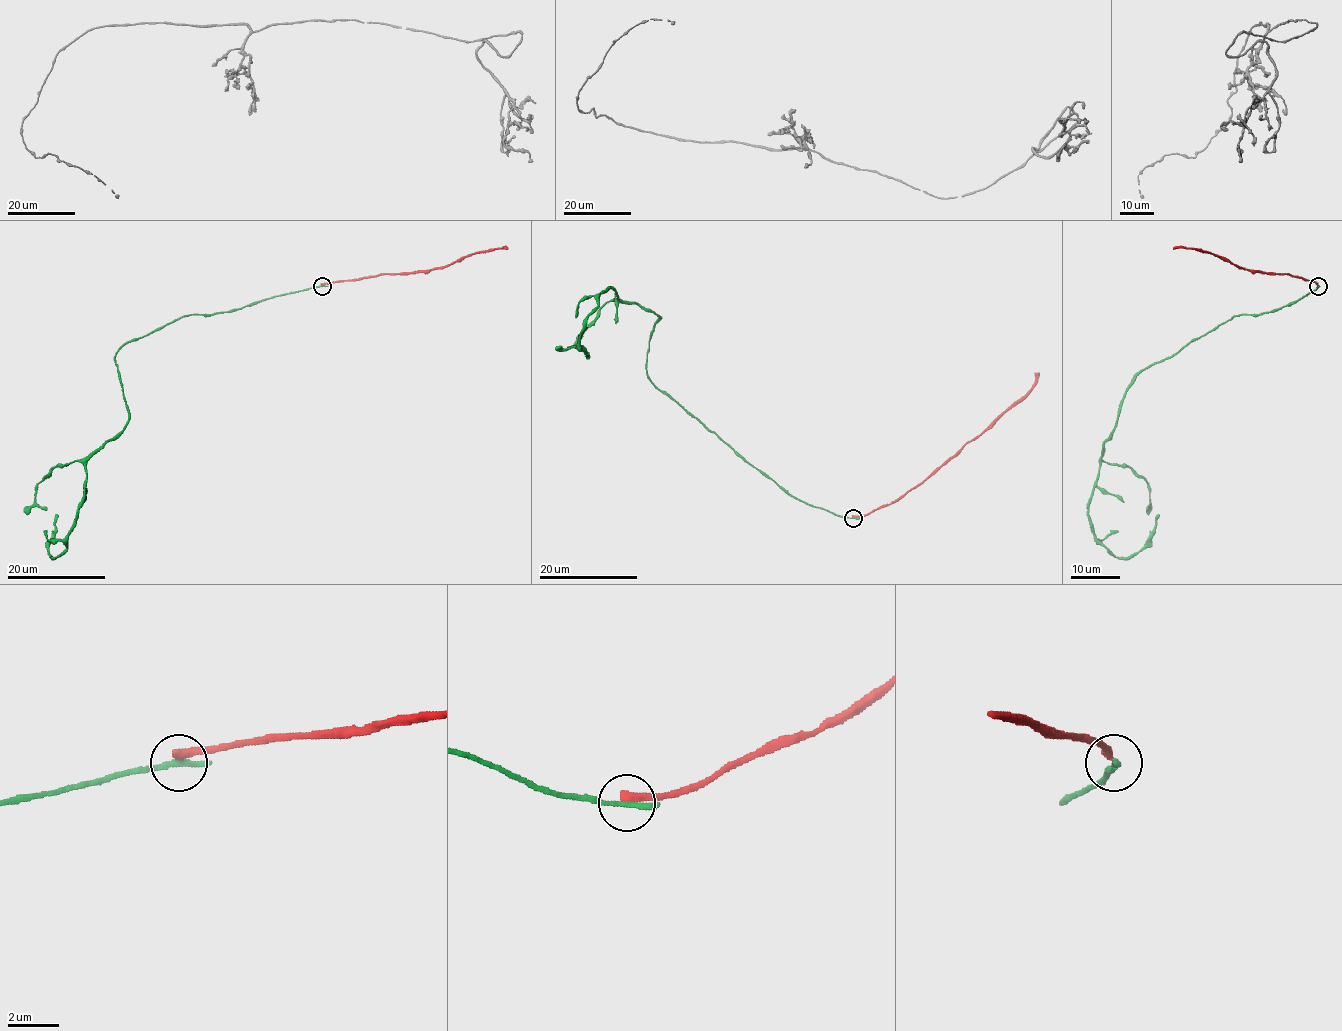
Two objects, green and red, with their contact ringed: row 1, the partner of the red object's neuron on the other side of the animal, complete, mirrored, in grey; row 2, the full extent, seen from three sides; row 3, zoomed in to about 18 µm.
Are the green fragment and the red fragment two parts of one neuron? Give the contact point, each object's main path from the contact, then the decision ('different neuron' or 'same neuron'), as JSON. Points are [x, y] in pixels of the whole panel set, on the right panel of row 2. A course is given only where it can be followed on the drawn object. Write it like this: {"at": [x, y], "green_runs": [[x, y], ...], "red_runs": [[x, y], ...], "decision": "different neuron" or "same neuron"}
{"at": [1318, 286], "green_runs": [[1318, 285], [1229, 319], [1128, 389], [1089, 525], [1131, 557], [1159, 514]], "red_runs": [[1318, 285], [1289, 274], [1250, 272], [1209, 252], [1173, 248]], "decision": "different neuron"}

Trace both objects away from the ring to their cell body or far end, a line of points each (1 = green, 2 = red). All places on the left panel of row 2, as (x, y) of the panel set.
1: (321, 285), (189, 314), (130, 340), (115, 353), (128, 421), (86, 464), (76, 525), (52, 557), (56, 514)
2: (321, 285), (381, 274), (429, 272), (479, 252), (508, 248)

